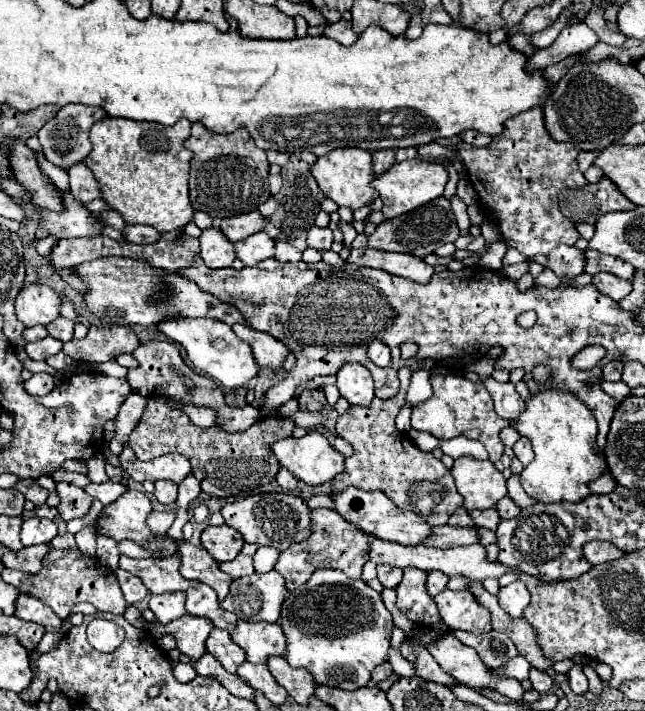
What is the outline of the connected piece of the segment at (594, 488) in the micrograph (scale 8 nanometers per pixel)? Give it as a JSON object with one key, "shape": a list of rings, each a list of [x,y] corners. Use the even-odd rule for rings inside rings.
{"shape":[[[604,473],[604,477],[598,477],[598,479],[592,481],[592,485],[590,485],[590,493],[598,493],[598,495],[602,495],[602,493],[612,491],[614,487],[616,487],[614,477],[612,477],[610,473]]]}

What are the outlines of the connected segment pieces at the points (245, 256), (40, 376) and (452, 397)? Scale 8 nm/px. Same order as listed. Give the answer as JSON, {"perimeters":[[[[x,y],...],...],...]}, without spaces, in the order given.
{"perimeters":[[[[264,231],[246,237],[234,245],[236,257],[244,263],[244,267],[254,267],[256,263],[274,257],[274,239],[268,237]]],[[[36,373],[36,375],[32,375],[32,379],[28,379],[24,385],[26,385],[26,391],[28,391],[30,395],[42,397],[42,395],[48,395],[48,393],[54,389],[54,377],[48,375],[48,373]]],[[[432,375],[432,397],[424,403],[412,407],[412,427],[418,431],[432,433],[436,439],[454,439],[458,435],[478,439],[490,453],[490,459],[496,461],[504,453],[500,441],[500,431],[510,423],[496,415],[490,393],[484,383],[472,383],[462,375]]]]}

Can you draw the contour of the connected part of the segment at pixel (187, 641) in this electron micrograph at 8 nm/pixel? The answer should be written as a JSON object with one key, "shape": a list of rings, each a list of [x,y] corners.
{"shape":[[[184,615],[178,621],[172,621],[168,625],[156,625],[150,633],[154,639],[160,639],[164,635],[172,635],[176,639],[178,649],[188,655],[192,661],[200,659],[206,653],[206,637],[212,631],[212,623],[206,617],[192,617]]]}

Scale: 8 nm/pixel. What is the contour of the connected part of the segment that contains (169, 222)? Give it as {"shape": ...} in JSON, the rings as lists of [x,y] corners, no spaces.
{"shape":[[[106,117],[98,121],[90,131],[92,151],[84,163],[94,173],[102,199],[108,203],[110,209],[118,211],[126,223],[150,225],[160,233],[166,233],[166,231],[184,227],[194,217],[194,209],[188,199],[188,167],[190,167],[192,153],[184,149],[184,141],[188,137],[190,137],[188,121],[178,121],[176,125],[164,129],[164,125],[156,125],[156,123],[146,123],[146,121],[140,123],[132,119]]]}

